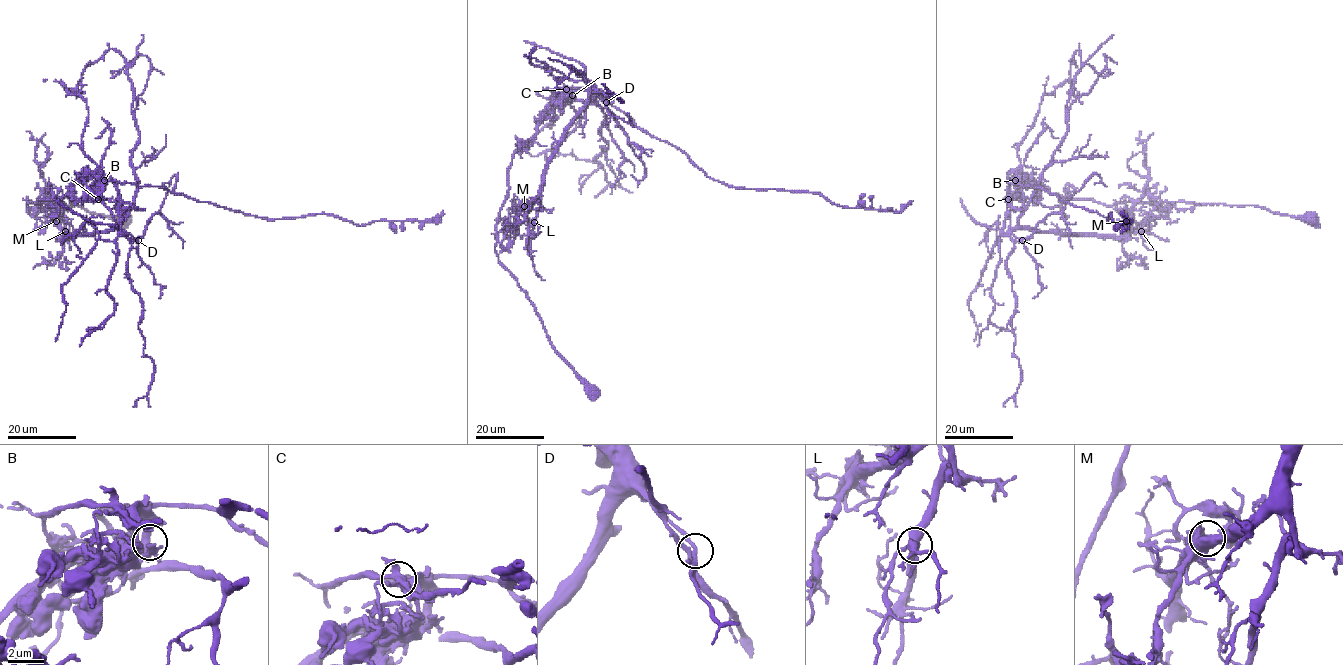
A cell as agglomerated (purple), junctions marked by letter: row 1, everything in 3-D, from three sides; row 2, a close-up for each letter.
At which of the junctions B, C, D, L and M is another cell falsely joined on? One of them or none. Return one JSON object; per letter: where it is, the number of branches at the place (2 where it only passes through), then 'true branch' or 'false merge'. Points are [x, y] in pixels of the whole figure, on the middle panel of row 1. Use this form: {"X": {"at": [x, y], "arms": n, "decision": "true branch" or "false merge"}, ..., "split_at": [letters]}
{"B": {"at": [572, 95], "arms": 4, "decision": "true branch"}, "C": {"at": [566, 89], "arms": 6, "decision": "false merge"}, "D": {"at": [606, 102], "arms": 4, "decision": "true branch"}, "L": {"at": [534, 222], "arms": 4, "decision": "true branch"}, "M": {"at": [524, 206], "arms": 5, "decision": "true branch"}, "split_at": ["C"]}

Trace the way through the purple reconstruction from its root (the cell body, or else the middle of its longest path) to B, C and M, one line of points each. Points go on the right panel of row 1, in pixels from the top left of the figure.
B: (1311, 217), (1183, 201), (1162, 212), (1146, 203), (1105, 205), (1060, 199), (1017, 173), (1015, 180)
C: (1311, 217), (1183, 201), (1162, 212), (1146, 203), (1105, 205), (1060, 199), (1025, 176), (1008, 199)
M: (1311, 217), (1274, 213), (1261, 206), (1176, 201), (1160, 217), (1148, 215), (1141, 224), (1126, 221)

